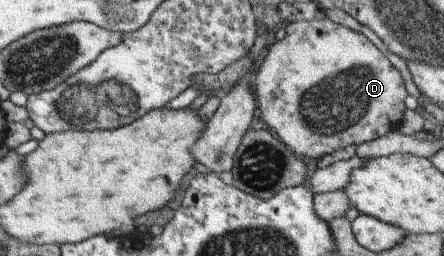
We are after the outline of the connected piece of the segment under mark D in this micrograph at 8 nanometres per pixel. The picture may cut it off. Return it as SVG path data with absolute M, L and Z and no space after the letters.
M316 19L309 21L293 21L287 22L283 25L285 29L285 36L282 40L270 40L269 52L264 57L258 73L256 74L256 93L261 120L273 130L277 135L277 139L290 152L293 152L295 157L299 159L311 158L311 160L321 159L324 155L330 154L336 150L343 149L349 145L359 145L368 141L373 141L375 138L384 136L387 132L397 128L401 121L402 115L406 110L404 106L404 98L408 95L403 86L399 72L391 66L386 60L385 56L381 54L369 40L366 39L365 34L360 32L353 32L349 28L334 24L328 19Z

